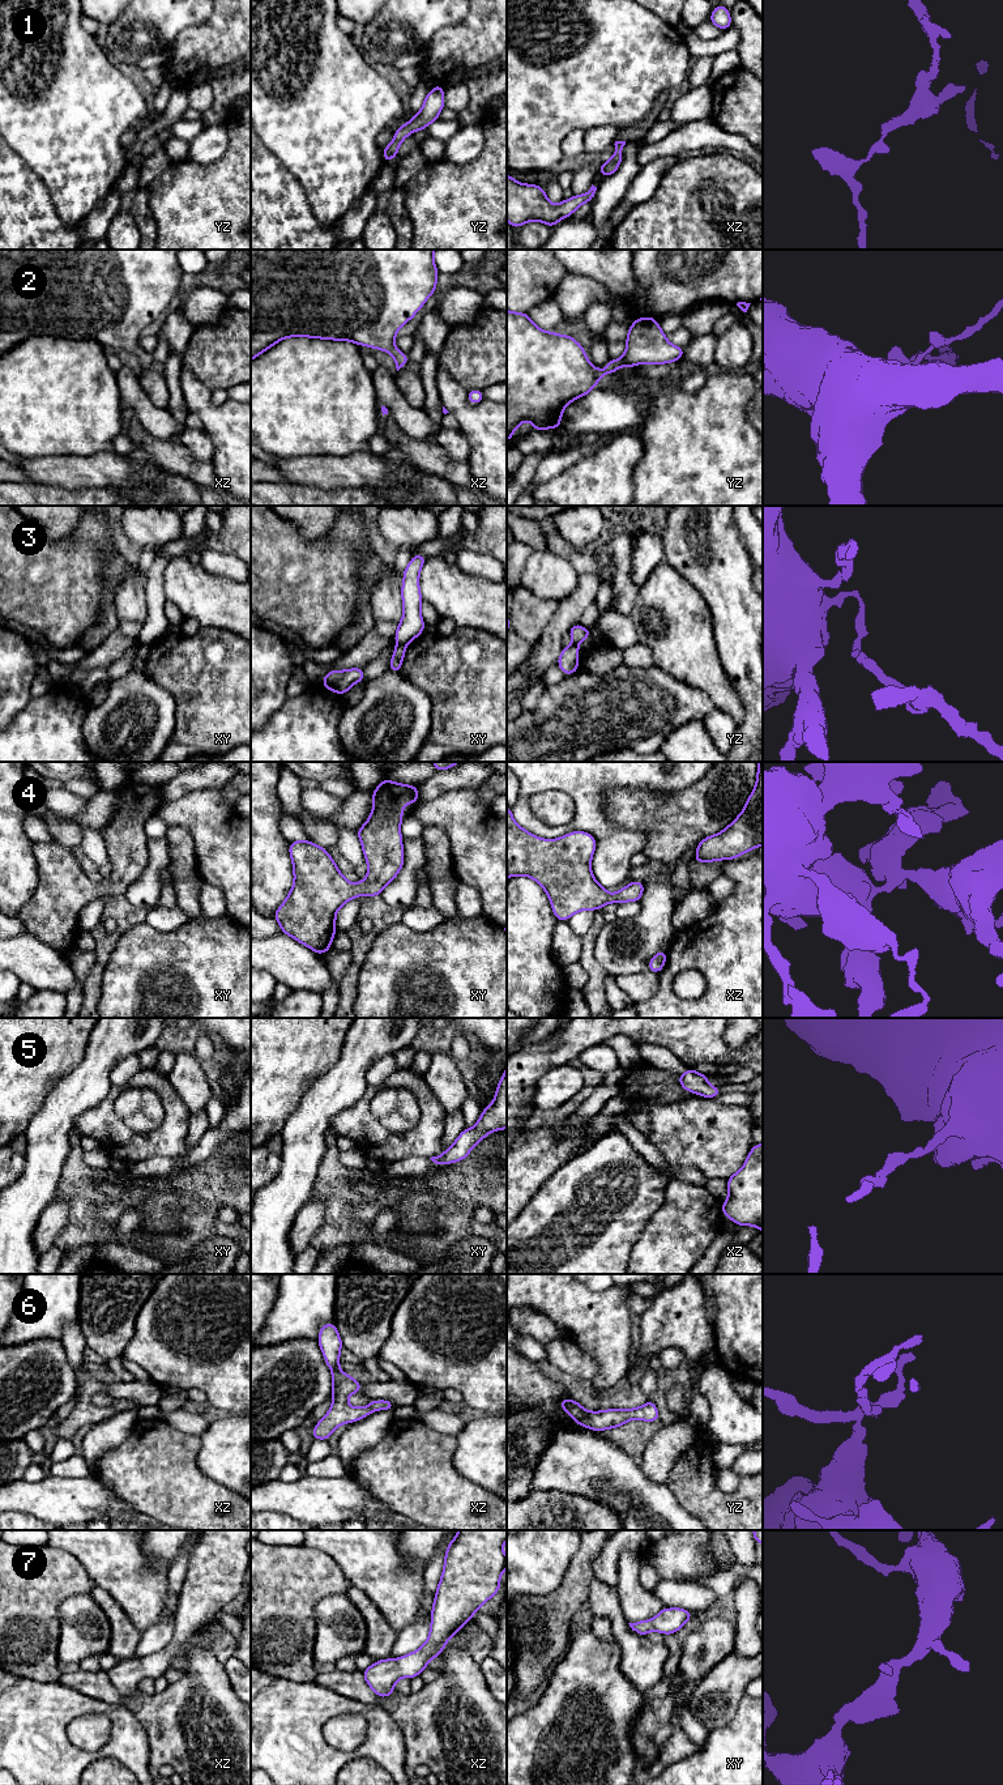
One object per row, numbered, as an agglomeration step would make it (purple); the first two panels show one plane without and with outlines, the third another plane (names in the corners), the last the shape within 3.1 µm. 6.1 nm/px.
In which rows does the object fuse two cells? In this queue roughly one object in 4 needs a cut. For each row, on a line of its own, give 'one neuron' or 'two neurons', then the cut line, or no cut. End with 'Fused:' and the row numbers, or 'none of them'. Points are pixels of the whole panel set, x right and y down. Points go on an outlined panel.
1: one neuron; cut none
2: one neuron; cut none
3: two neurons; cut xy (397, 643), (405, 644)
4: one neuron; cut none
5: one neuron; cut none
6: one neuron; cut none
7: one neuron; cut none
Fused: 3

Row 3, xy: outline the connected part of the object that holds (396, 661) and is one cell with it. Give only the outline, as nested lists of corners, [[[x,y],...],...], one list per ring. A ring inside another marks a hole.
[[[397,644],[397,647],[393,651],[393,656],[389,661],[389,670],[400,673],[401,672],[401,665],[402,665],[402,659],[406,653],[406,644]]]

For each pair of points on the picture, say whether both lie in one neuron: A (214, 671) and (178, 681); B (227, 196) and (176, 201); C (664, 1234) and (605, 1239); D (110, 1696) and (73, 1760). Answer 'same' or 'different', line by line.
A: same
B: same
C: different
D: different

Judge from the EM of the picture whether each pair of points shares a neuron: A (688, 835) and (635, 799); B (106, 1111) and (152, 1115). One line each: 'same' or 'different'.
A: same
B: different

